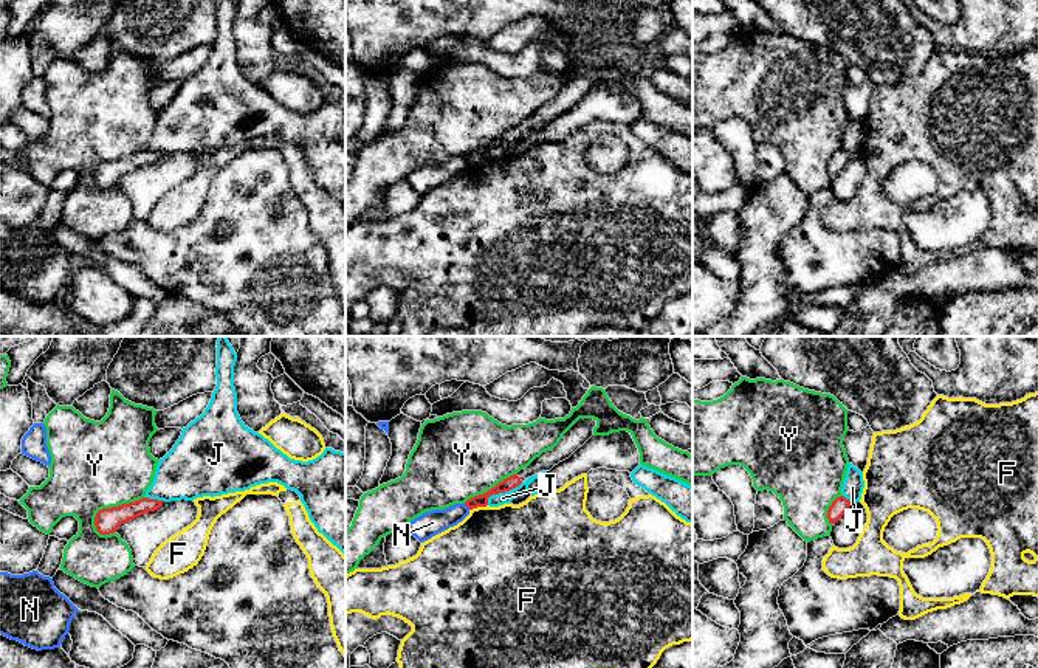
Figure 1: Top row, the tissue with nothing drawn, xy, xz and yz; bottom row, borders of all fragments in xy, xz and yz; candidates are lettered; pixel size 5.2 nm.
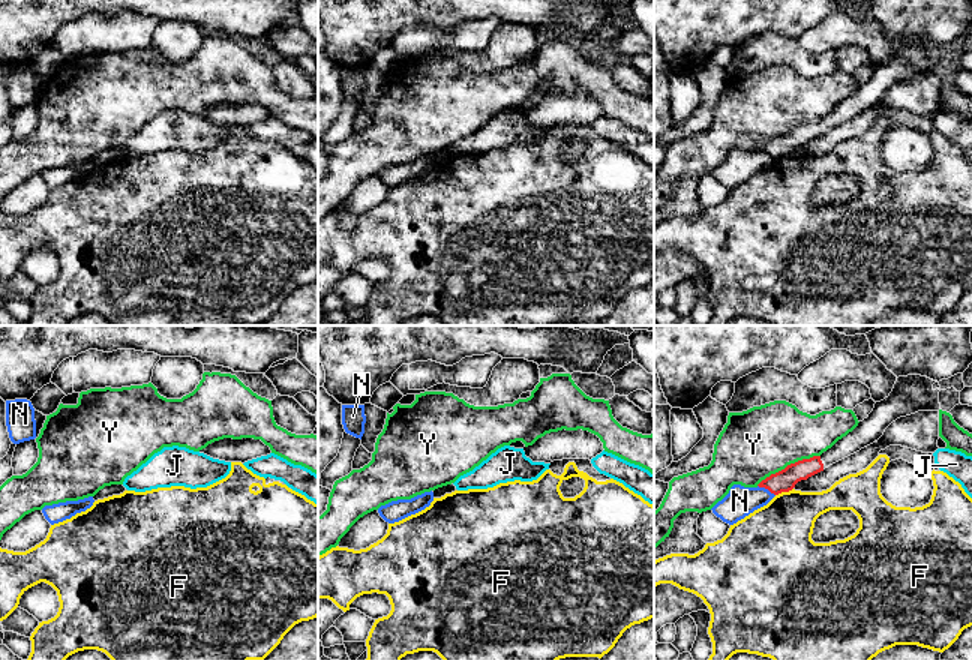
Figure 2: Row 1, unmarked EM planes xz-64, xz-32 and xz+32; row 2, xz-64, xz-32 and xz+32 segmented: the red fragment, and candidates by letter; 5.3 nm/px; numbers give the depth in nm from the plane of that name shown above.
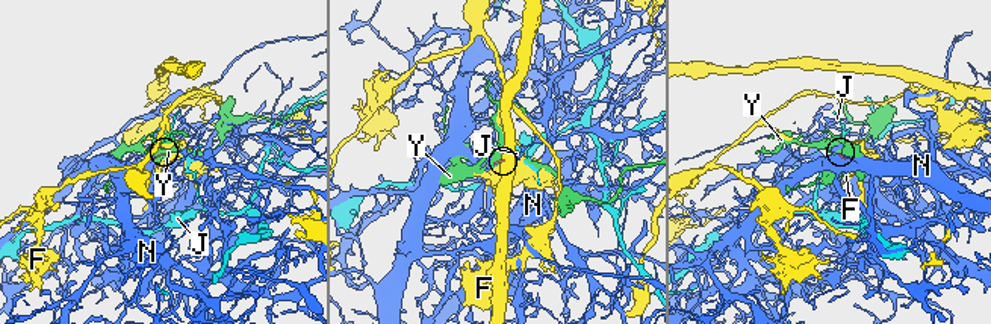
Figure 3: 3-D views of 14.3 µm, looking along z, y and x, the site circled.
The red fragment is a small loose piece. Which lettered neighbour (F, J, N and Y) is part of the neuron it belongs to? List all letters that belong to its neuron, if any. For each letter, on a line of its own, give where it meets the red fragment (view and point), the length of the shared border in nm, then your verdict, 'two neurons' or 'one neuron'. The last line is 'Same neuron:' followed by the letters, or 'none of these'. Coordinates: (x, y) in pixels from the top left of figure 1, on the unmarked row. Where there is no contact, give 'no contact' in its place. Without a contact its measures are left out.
F: meets red in xz at (477, 158); contact 100 nm long; two neurons
J: meets red in xz at (502, 144); contact 220 nm long; two neurons
N: meets red in xz at (467, 158); contact 50 nm long; two neurons
Y: meets red in xy at (112, 160); contact 300 nm long; two neurons
Same neuron: none of these

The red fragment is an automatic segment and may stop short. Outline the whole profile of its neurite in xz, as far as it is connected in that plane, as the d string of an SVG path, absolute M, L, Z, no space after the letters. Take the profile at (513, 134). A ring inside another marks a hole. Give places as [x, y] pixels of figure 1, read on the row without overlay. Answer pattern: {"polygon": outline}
{"polygon": "M579 71L559 93L559 96L539 110L536 110L527 121L522 121L517 127L513 127L483 147L474 149L465 155L473 163L477 160L486 160L488 150L493 147L510 144L525 135L528 130L542 124L550 124L559 115L569 112L579 99L583 99L592 88L596 73Z"}

